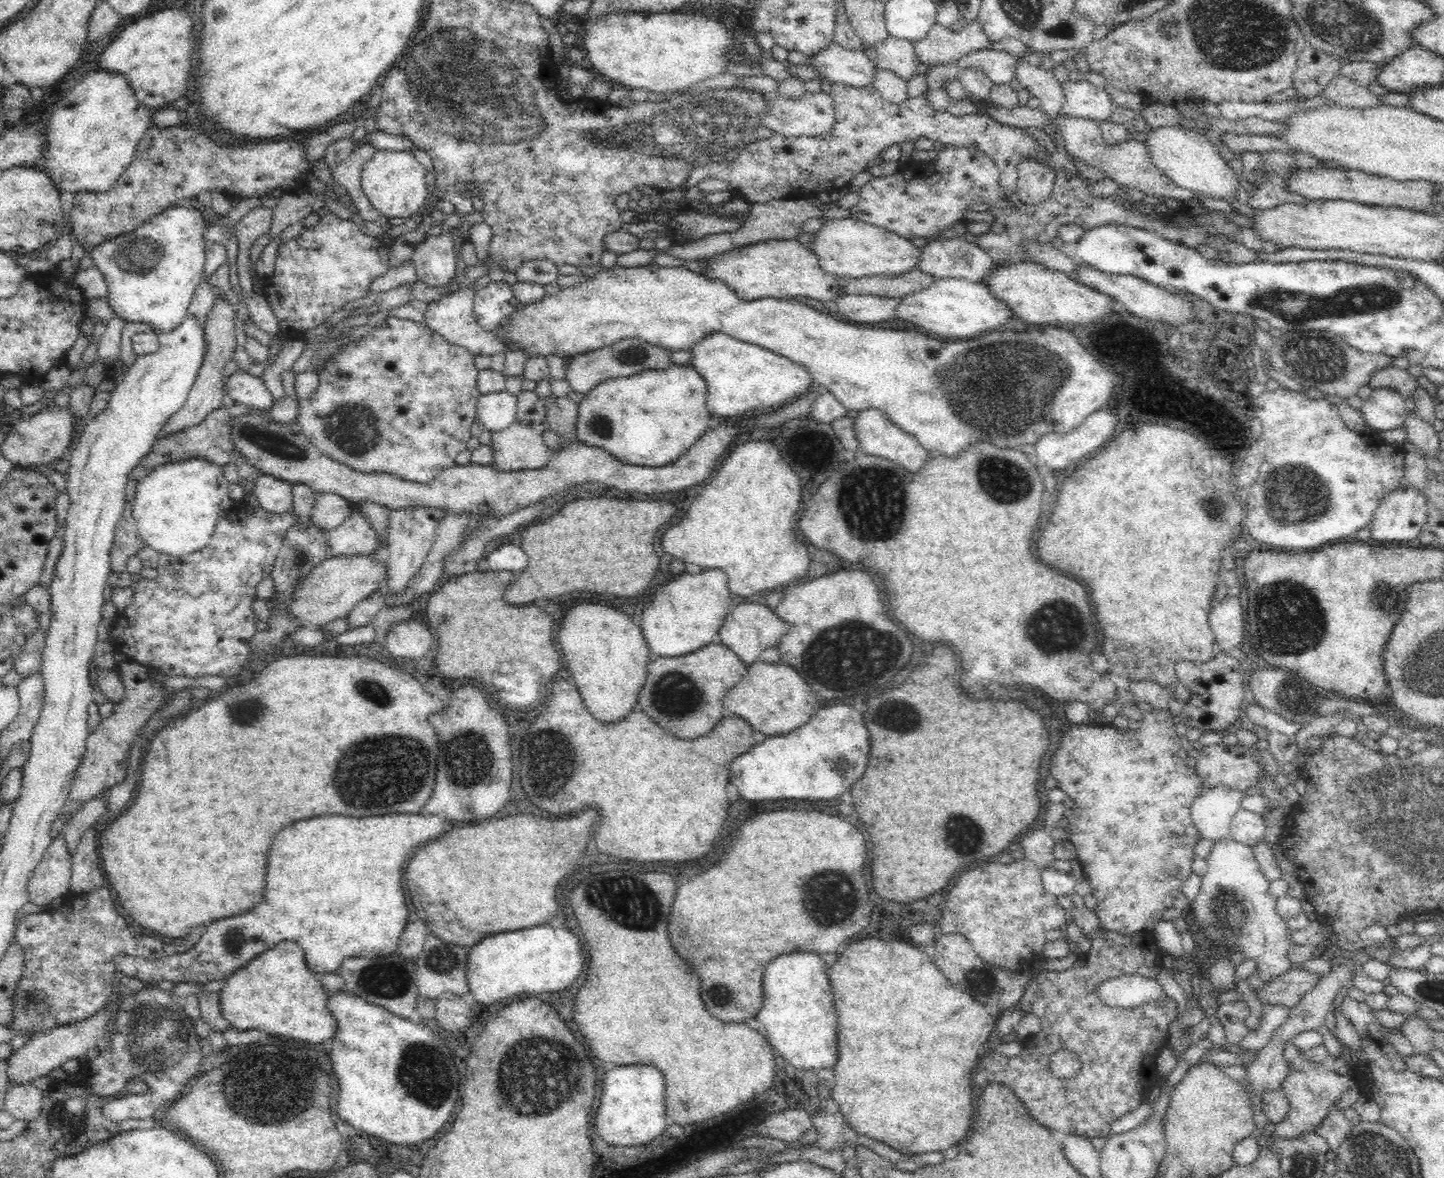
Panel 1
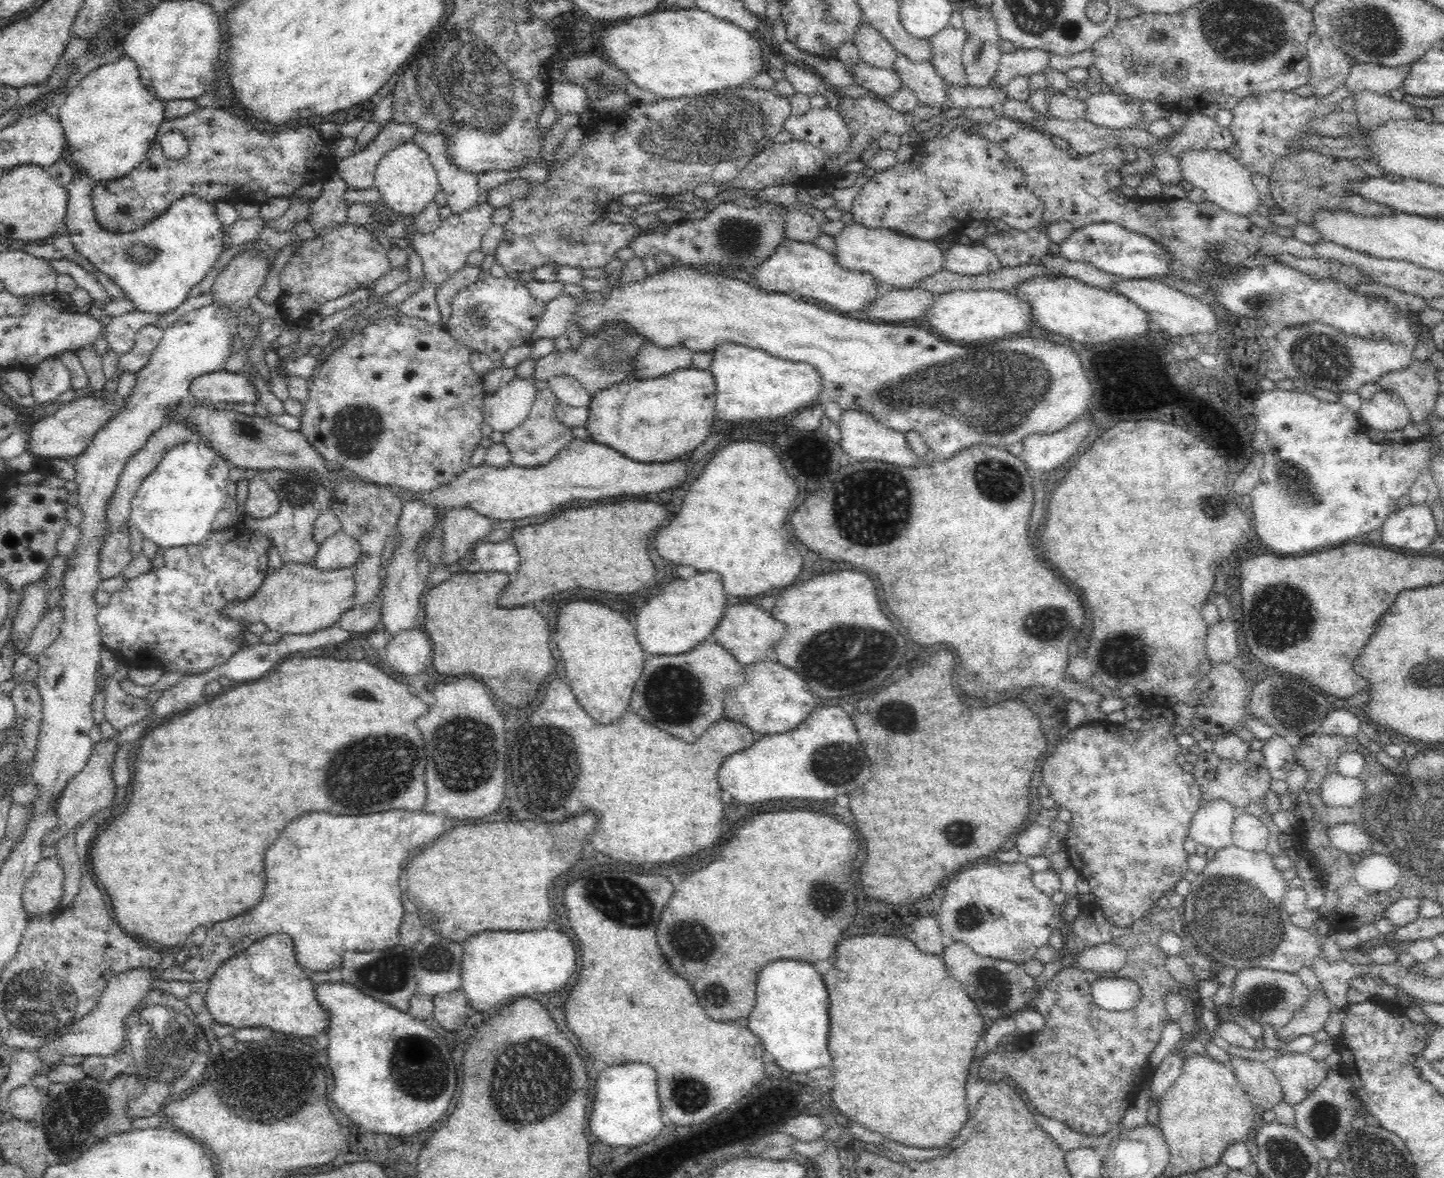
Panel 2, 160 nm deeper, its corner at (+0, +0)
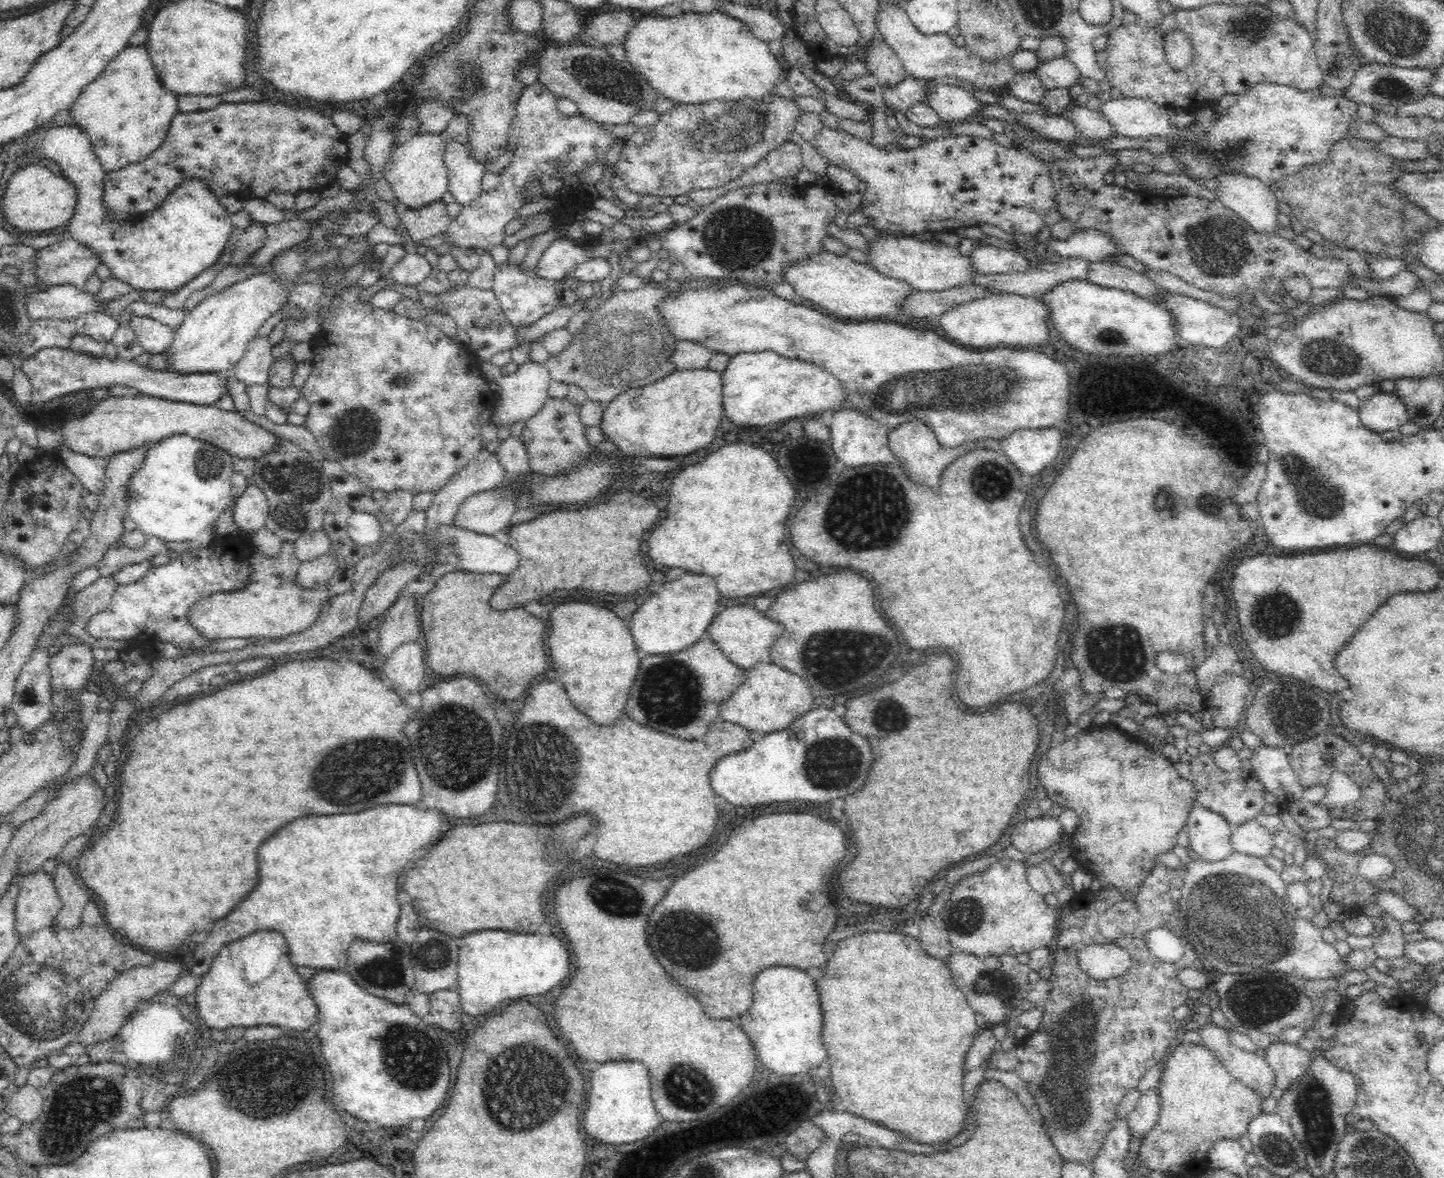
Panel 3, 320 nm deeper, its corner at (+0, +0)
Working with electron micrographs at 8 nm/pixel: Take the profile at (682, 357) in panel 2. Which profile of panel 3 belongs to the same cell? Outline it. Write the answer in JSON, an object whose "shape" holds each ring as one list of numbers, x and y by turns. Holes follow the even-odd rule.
{"shape":[[681,340,669,358,678,370,706,369,715,350,702,346,693,340]]}

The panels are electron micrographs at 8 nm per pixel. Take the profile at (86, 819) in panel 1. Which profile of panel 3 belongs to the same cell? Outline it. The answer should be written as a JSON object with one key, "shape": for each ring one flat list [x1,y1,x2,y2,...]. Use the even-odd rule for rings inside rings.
{"shape":[[57,863,53,877,52,883,62,904,57,925,63,930,76,930,82,924,82,914,92,898,91,890,76,883,70,864]]}

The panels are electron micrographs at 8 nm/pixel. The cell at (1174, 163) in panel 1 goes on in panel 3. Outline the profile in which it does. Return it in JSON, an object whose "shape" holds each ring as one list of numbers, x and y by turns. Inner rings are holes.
{"shape":[[1242,173,1217,176,1220,186,1215,193,1222,204,1233,210,1256,232,1276,235,1279,222,1279,200,1260,179]]}

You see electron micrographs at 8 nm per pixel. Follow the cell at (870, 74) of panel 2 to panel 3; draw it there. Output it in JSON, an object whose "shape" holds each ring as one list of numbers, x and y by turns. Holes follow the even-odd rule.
{"shape":[[908,75,896,88,883,88,883,99,885,100,885,104,894,108,896,111,905,113,915,104,926,105,926,95,928,95,928,92,934,86,936,84,933,84,933,82,928,85,928,82,917,80]]}

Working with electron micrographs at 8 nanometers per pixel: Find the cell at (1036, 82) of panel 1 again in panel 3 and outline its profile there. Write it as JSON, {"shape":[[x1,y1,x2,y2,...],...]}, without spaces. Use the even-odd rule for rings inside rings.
{"shape":[[1081,101,1081,106,1076,107,1074,112,1070,114,1069,119,1076,125,1079,134,1084,134,1085,138,1107,141,1112,137,1119,136,1115,134,1114,127,1111,126,1101,111,1089,110,1083,101]]}

